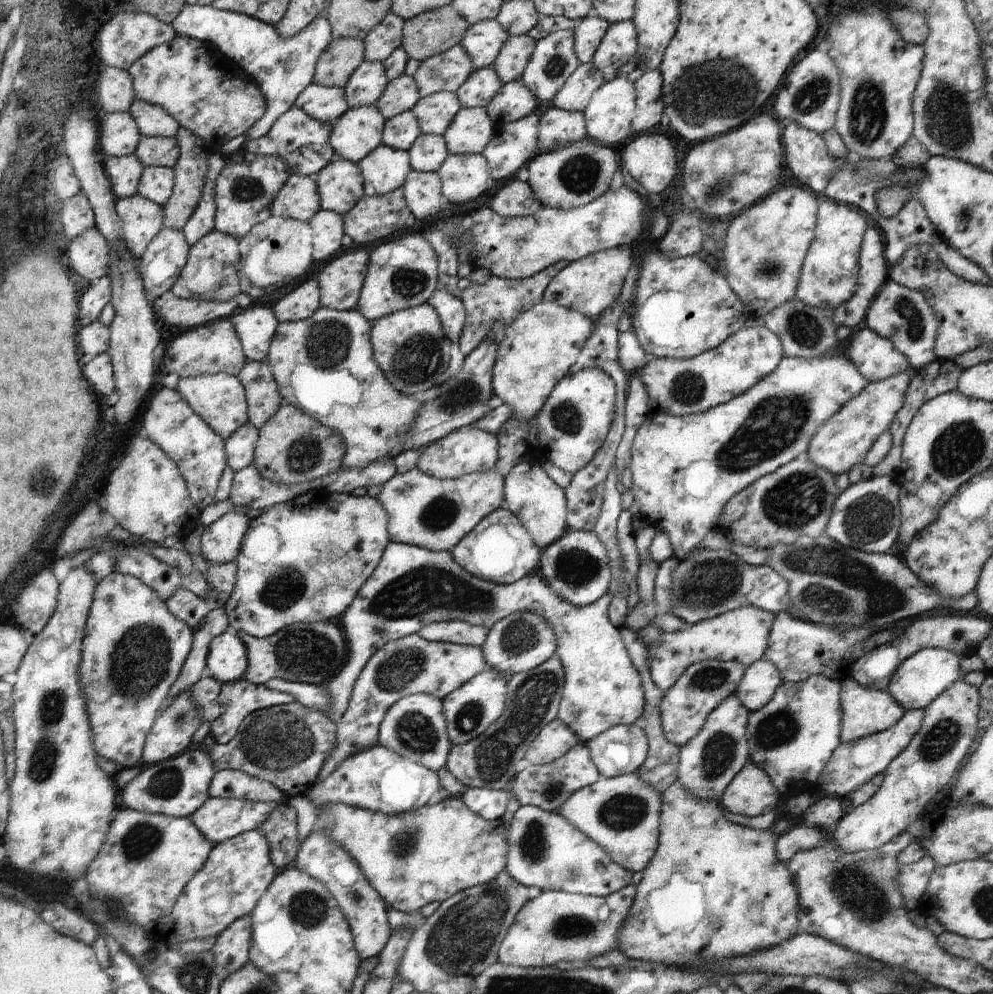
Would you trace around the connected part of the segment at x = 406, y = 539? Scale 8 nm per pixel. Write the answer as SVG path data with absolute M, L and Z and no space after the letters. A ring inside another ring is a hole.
M418 468L397 473L386 482L376 499L388 518L388 533L392 543L415 545L430 551L452 551L488 514L505 506L505 480L497 471L476 472L460 479L436 479Z

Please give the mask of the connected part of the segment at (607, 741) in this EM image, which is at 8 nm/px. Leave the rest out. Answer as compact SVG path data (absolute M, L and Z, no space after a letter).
M637 723L617 725L586 744L603 778L636 773L645 764L649 743Z

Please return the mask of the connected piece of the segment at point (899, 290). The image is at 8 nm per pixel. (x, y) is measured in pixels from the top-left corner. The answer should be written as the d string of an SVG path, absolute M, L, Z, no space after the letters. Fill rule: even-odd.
M888 279L868 308L865 321L868 329L892 342L898 352L908 358L914 370L921 370L938 359L935 354L935 343L939 321L933 307L919 291Z

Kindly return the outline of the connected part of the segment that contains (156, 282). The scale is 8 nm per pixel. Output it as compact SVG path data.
M163 227L141 257L143 288L158 299L173 288L187 264L189 245L181 229Z

